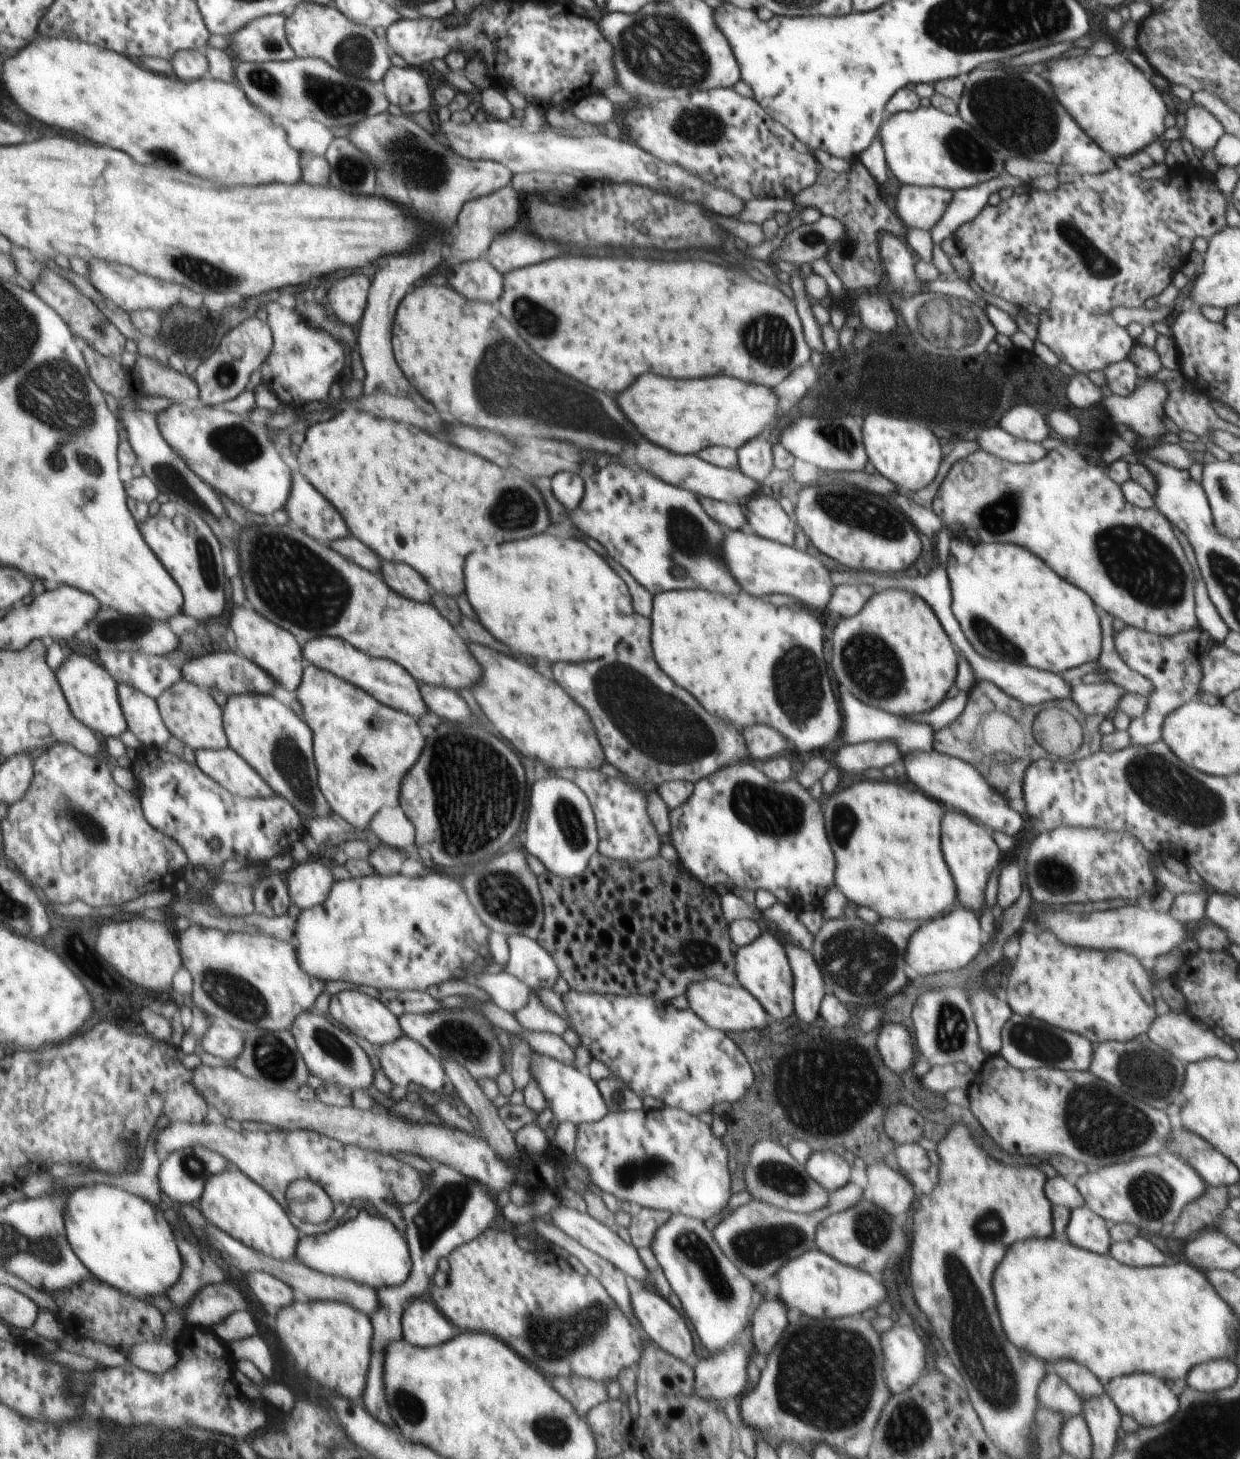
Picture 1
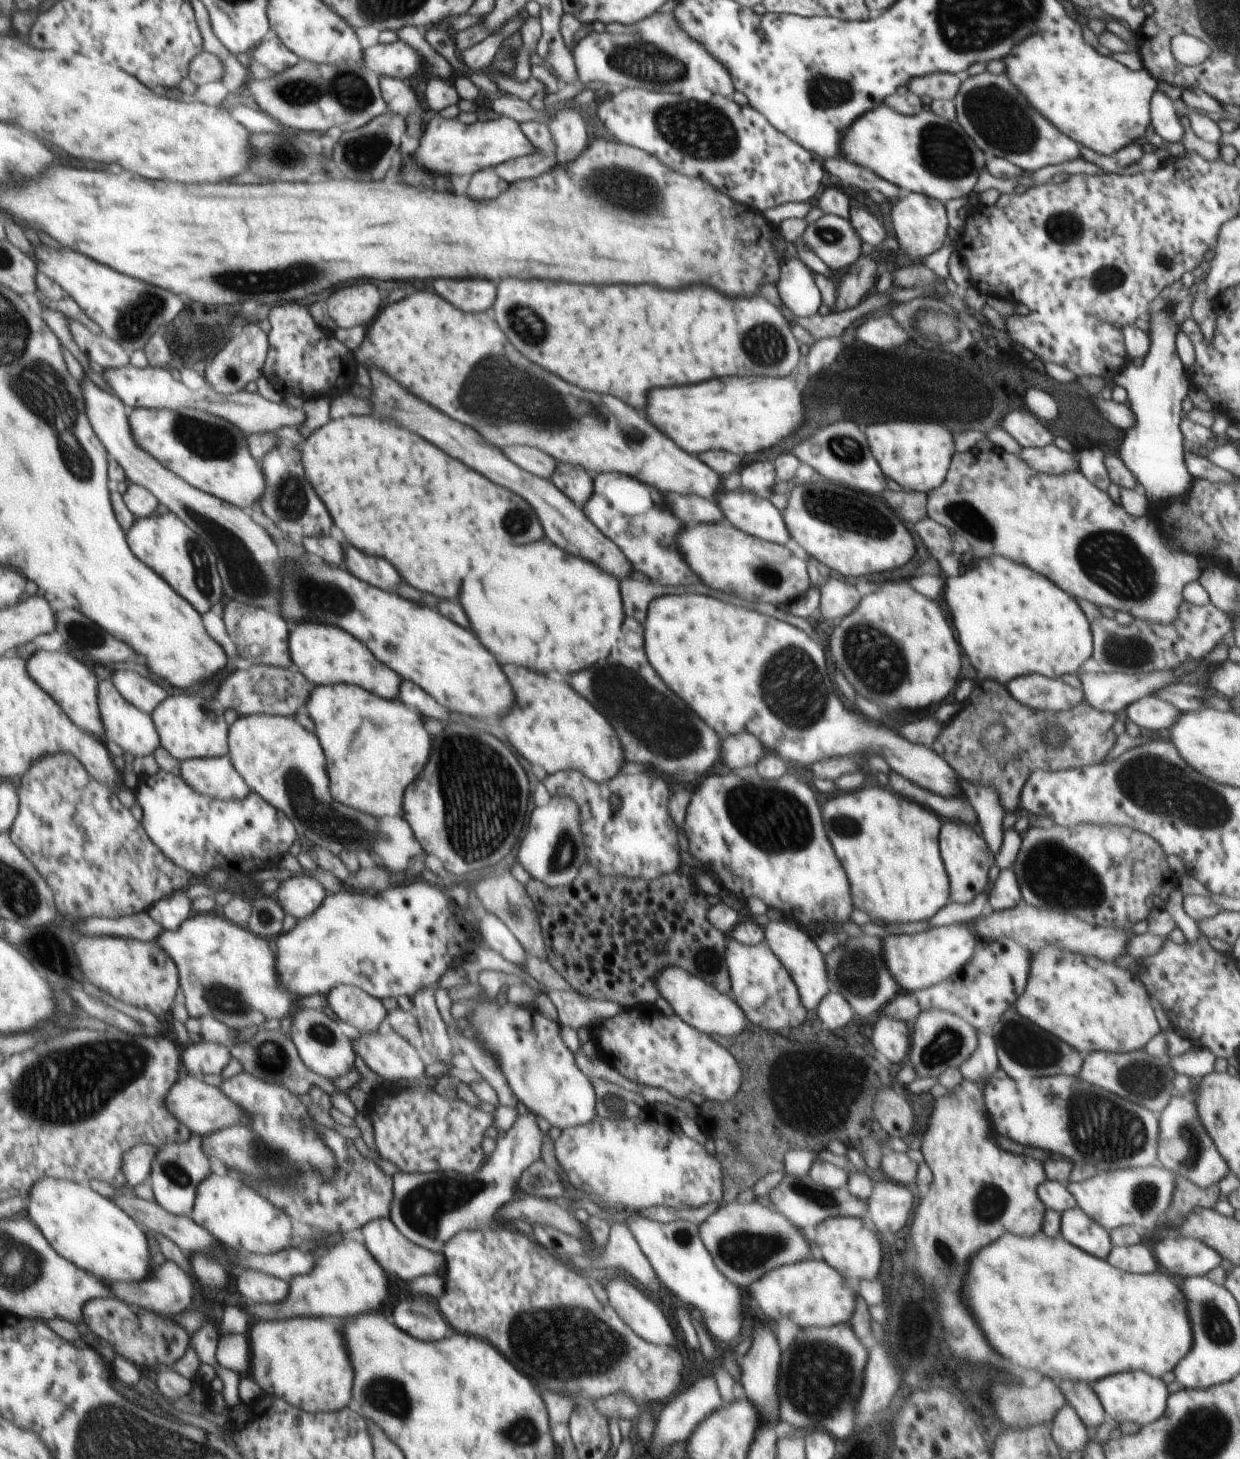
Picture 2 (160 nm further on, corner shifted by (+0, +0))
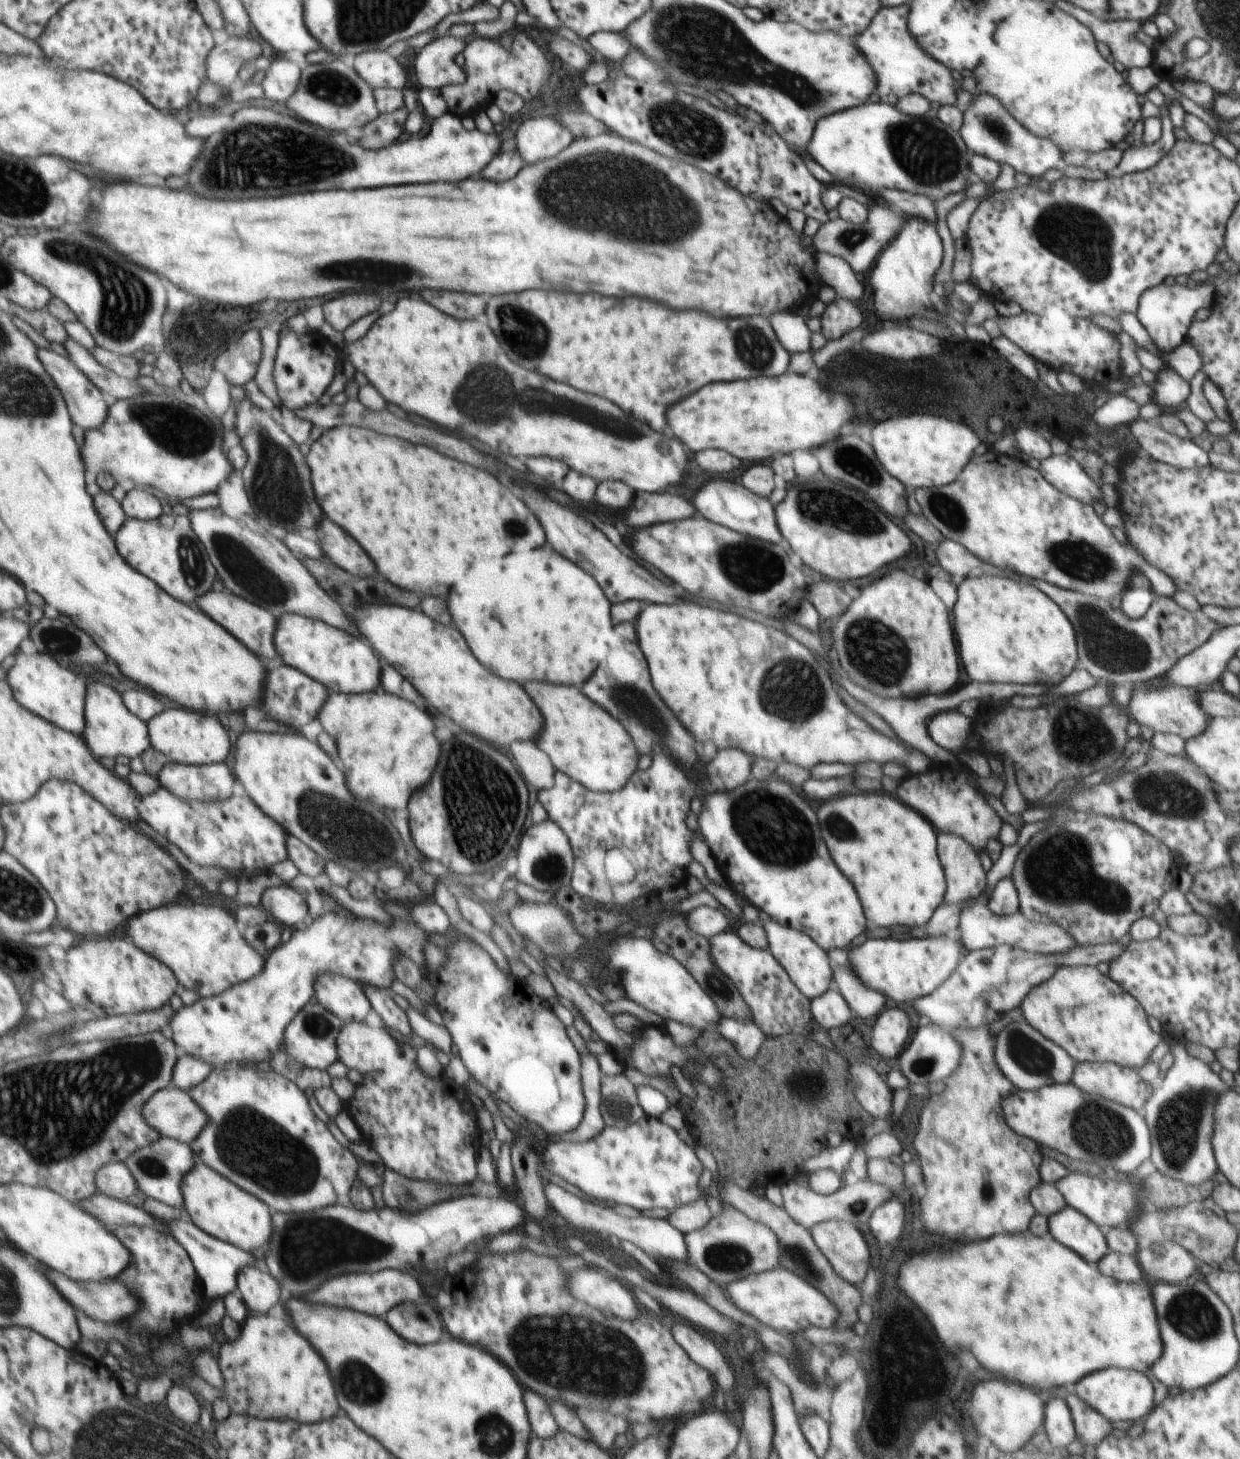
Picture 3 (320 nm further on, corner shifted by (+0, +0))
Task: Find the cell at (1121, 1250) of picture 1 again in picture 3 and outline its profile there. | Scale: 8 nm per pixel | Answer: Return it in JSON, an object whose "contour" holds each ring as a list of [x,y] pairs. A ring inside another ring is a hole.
{"contour":[[[1111,1250],[1097,1262],[1097,1267],[1104,1276],[1112,1276],[1120,1282],[1137,1283],[1142,1281],[1142,1269],[1136,1255],[1123,1255]]]}

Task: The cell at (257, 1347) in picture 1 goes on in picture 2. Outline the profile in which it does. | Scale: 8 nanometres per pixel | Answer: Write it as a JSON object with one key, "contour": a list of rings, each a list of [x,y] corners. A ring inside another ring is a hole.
{"contour":[[[242,1334],[222,1336],[218,1342],[216,1358],[224,1368],[246,1374],[248,1366],[250,1366],[250,1346],[248,1346],[246,1336],[242,1336]]]}

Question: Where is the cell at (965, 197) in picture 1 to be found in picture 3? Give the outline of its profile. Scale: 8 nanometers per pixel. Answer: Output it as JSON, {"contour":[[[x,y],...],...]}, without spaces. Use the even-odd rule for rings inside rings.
{"contour":[[[1164,114],[1160,118],[1163,126],[1160,140],[1150,146],[1130,144],[1122,147],[1123,155],[1120,162],[1114,170],[1107,172],[1108,176],[1121,177],[1125,174],[1146,170],[1164,158],[1167,152],[1170,152],[1175,142],[1178,141],[1174,137],[1174,126],[1168,114]]]}

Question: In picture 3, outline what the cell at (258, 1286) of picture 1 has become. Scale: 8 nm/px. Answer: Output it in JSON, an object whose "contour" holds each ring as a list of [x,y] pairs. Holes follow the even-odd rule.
{"contour":[[[243,1266],[237,1272],[238,1292],[252,1312],[268,1312],[280,1302],[280,1286],[270,1273]]]}

